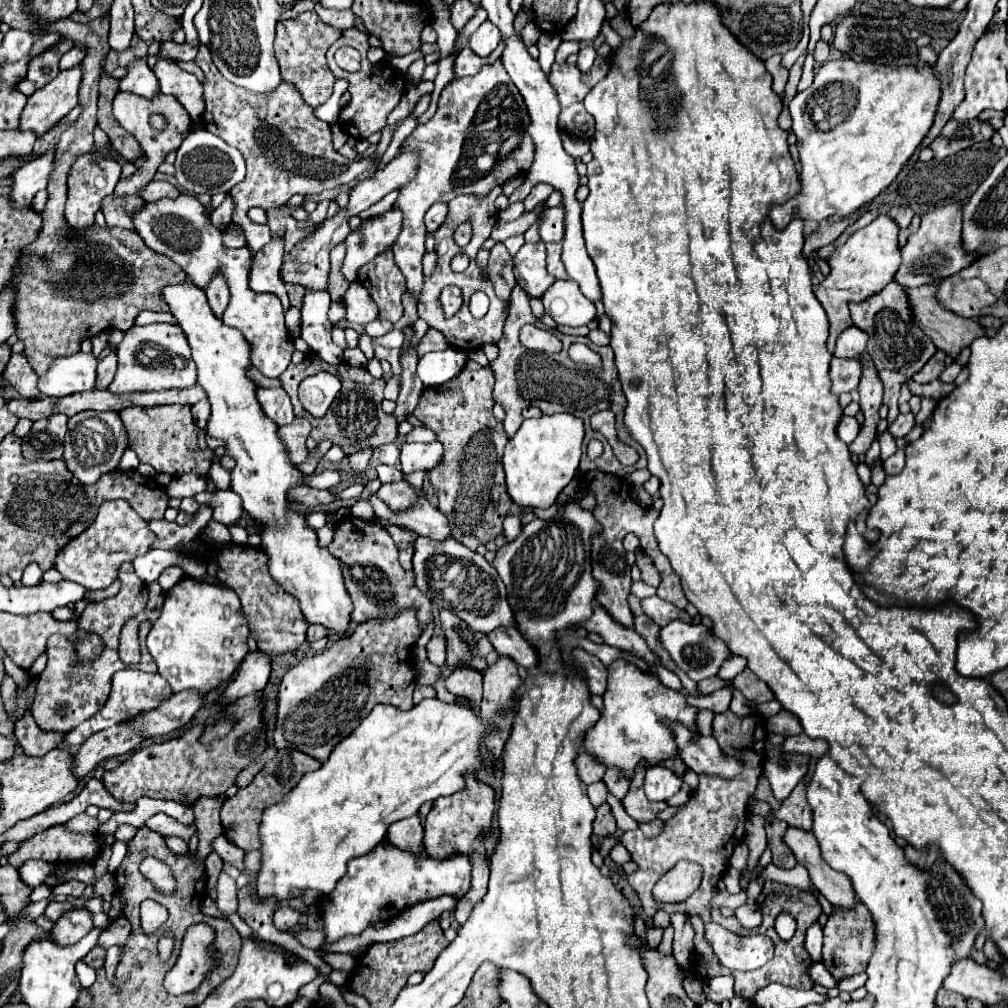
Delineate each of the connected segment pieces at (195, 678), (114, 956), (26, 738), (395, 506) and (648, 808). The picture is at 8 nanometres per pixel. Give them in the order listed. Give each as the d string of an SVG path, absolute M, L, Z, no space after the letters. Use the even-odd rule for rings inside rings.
M180 580L164 600L164 608L148 634L148 650L172 692L198 690L202 696L216 690L238 670L248 652L248 624L234 590L222 584Z
M112 946L112 948L108 948L108 952L106 952L104 970L106 970L106 976L108 976L108 978L112 978L114 970L116 970L116 964L118 964L118 952L122 952L120 946Z
M26 712L18 720L18 724L14 728L14 736L16 736L16 740L18 740L18 744L20 744L20 748L22 748L24 754L28 754L28 756L42 756L48 750L58 748L58 742L60 742L60 738L64 734L58 734L58 732L42 732L36 726L32 714Z
M400 480L382 484L378 490L378 498L382 498L382 502L390 506L390 510L408 510L410 506L414 506L414 498L418 498L418 492L406 480Z
M628 790L624 800L622 800L626 812L638 820L638 822L648 822L648 820L654 820L656 818L656 812L664 810L666 804L662 802L650 802L644 794L644 790Z

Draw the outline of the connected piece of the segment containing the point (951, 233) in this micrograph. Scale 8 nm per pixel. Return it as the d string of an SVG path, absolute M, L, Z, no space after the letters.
M946 204L946 206L938 206L932 212L926 212L922 216L920 228L914 234L910 234L906 246L900 248L900 254L902 254L902 262L900 262L898 272L894 274L894 280L898 284L902 284L904 288L918 288L924 284L936 284L936 282L964 270L966 266L970 266L970 262L980 258L984 252L980 252L980 250L968 252L964 248L962 204Z

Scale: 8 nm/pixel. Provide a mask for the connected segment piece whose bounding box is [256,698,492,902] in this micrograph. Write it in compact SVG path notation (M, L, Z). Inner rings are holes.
M438 698L422 700L408 712L394 706L378 704L366 720L338 746L330 758L314 772L306 772L296 788L282 802L268 806L260 822L262 864L258 870L258 896L292 900L304 890L330 894L336 882L346 874L346 862L364 856L378 846L392 822L418 814L418 808L440 796L450 796L464 786L464 774L484 768L480 758L480 742L492 728L484 724L476 710L460 704L444 704Z

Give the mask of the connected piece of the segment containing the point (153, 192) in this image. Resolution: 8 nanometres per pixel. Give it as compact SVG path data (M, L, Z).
M152 180L152 182L148 182L144 188L142 188L142 198L146 200L146 202L154 202L154 200L158 200L158 198L178 198L180 196L180 192L176 190L176 188L172 188L172 184L170 182L164 182L164 180Z

